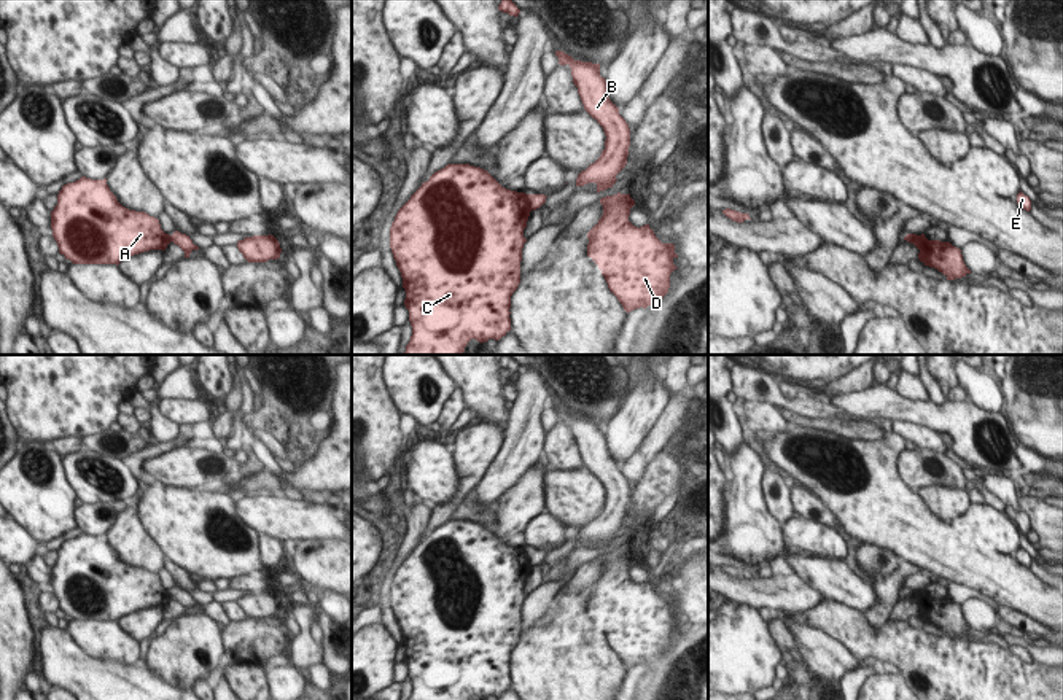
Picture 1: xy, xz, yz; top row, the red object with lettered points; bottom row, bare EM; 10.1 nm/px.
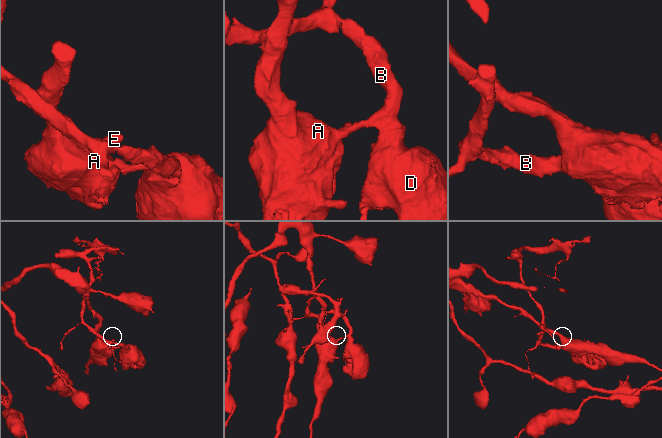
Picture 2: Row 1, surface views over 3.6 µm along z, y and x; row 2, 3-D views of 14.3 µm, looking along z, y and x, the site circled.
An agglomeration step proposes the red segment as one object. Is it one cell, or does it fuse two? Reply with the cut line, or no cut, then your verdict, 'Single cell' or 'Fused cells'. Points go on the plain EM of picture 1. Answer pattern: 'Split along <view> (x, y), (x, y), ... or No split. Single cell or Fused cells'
Split along xz (527, 551), (527, 563), (530, 567). Fused cells

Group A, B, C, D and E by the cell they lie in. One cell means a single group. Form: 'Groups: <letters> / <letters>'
Groups: A C E / B D

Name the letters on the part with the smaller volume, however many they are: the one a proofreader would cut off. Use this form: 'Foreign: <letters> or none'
Foreign: B, D

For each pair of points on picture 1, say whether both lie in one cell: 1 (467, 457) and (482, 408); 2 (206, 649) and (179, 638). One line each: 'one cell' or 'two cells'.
1: two cells
2: one cell

